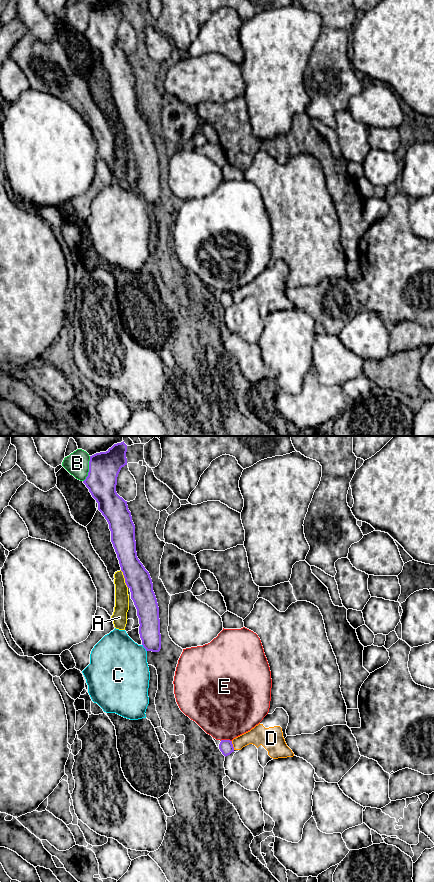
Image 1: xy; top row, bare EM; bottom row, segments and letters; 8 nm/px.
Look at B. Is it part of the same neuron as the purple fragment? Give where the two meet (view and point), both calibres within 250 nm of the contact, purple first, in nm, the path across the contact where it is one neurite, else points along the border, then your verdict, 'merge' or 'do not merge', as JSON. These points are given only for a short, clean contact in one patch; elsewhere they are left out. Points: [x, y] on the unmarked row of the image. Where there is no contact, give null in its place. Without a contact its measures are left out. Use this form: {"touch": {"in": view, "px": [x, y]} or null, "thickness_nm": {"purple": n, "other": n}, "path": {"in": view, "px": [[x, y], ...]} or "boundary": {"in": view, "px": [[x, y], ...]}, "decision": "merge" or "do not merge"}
{"touch": {"in": "xy", "px": [89, 21]}, "thickness_nm": {"purple": 260, "other": 190}, "boundary": {"in": "xy", "px": [[90, 8], [87, 28], [83, 33]]}, "decision": "do not merge"}

